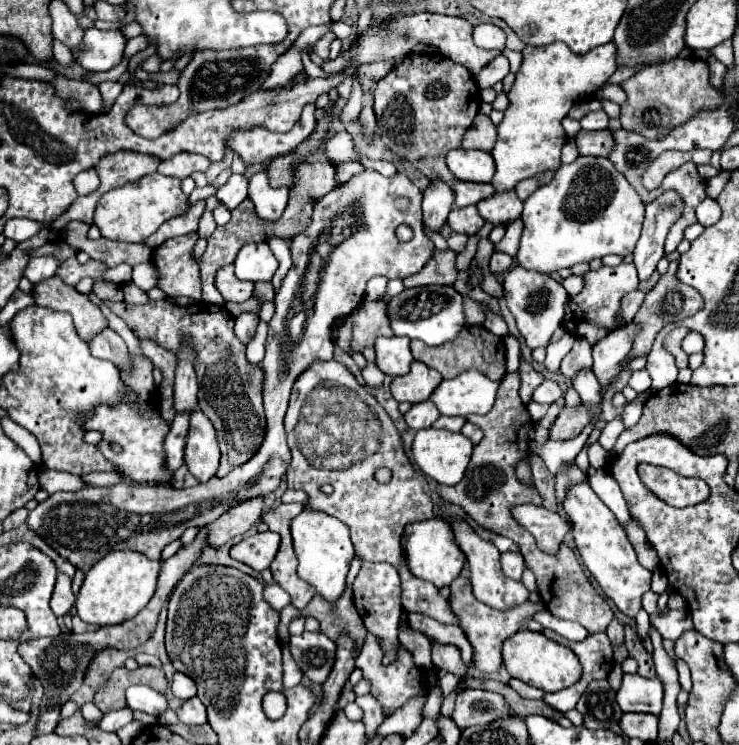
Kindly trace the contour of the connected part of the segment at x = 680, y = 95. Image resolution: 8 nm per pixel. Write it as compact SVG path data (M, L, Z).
M696 56L694 58L674 58L668 62L660 62L660 64L650 64L644 70L636 72L626 82L622 82L622 88L628 94L628 102L620 108L622 128L644 134L646 138L662 138L666 130L684 124L692 114L696 114L696 110L712 108L720 104L720 92L716 92L708 84L708 64L704 60L698 60Z

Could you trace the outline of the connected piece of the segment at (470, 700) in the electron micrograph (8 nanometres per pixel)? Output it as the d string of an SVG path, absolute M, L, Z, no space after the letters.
M460 690L456 696L456 708L452 720L460 728L476 726L476 724L490 724L498 718L514 716L512 708L504 700L504 696L488 690Z

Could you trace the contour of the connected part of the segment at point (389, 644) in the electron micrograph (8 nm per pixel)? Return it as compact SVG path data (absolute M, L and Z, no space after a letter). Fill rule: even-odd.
M364 562L356 580L354 580L354 606L358 614L362 616L368 632L372 632L376 638L380 638L380 646L384 650L382 664L388 666L398 658L398 622L402 614L402 602L400 602L400 576L398 570L390 564L372 564Z

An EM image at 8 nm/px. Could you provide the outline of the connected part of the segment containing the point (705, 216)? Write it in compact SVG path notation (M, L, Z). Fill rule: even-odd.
M704 198L704 200L700 202L700 206L696 208L696 216L698 216L698 222L700 222L702 226L712 226L712 224L716 224L716 222L720 220L720 214L722 214L722 210L720 210L718 202L712 200L712 198Z

